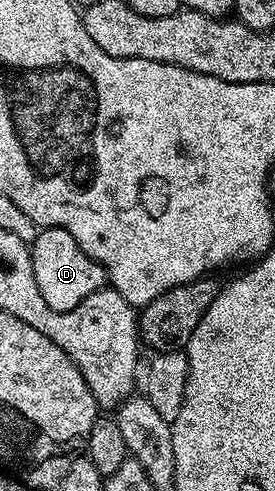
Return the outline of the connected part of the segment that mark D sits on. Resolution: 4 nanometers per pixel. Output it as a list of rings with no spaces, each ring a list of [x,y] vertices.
[[[46,227],[38,230],[31,244],[33,268],[35,269],[35,285],[39,285],[39,293],[43,293],[43,301],[56,311],[70,311],[83,301],[83,297],[91,297],[99,288],[106,286],[105,270],[96,263],[67,233],[67,229]]]

